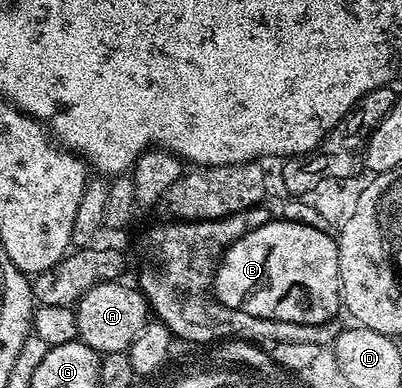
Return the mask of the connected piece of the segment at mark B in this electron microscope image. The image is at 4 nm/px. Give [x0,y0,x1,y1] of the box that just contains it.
[211,218,343,324]

